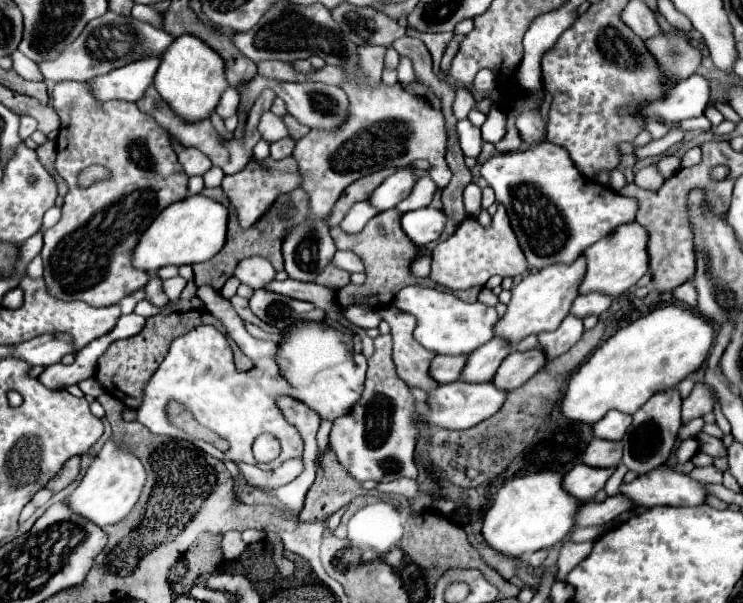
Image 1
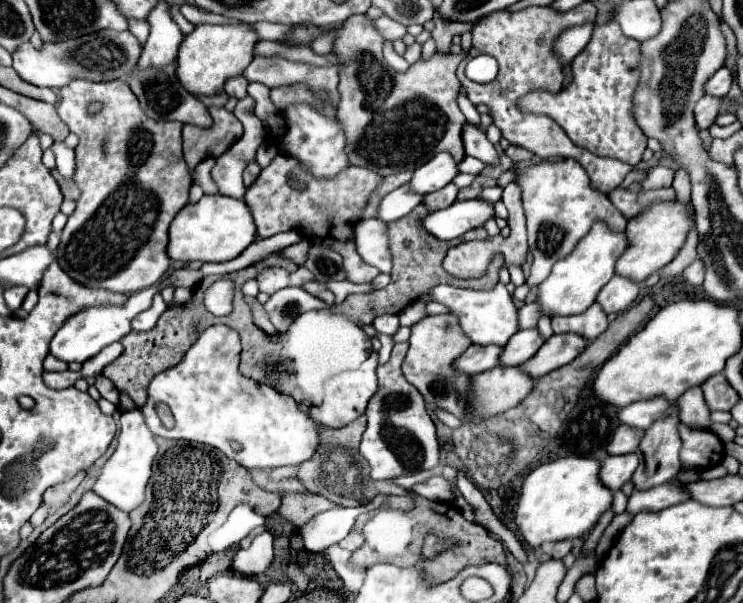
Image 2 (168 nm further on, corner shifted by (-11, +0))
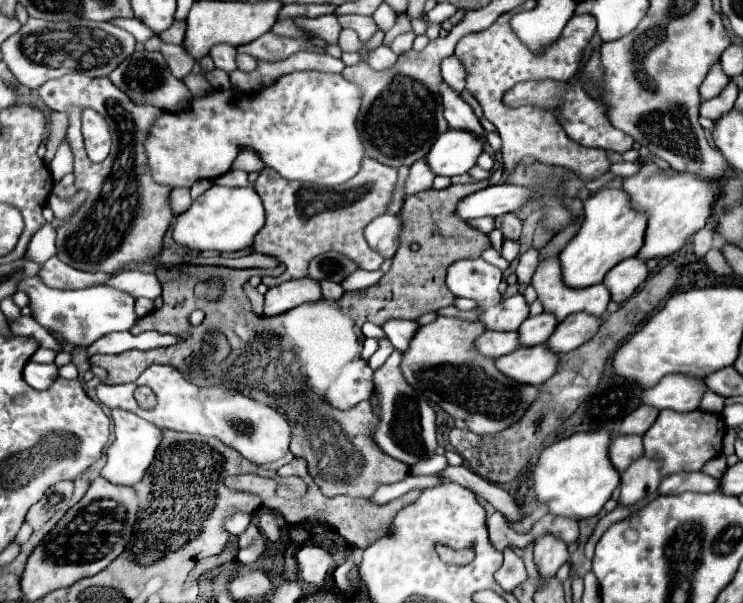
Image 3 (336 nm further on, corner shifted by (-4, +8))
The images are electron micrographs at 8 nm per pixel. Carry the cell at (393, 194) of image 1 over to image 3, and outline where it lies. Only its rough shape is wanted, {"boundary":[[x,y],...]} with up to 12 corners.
{"boundary":[[448,130],[426,162],[436,176],[468,172],[482,140]]}

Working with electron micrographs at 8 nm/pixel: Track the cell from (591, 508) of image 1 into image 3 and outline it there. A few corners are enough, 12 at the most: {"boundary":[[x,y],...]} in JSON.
{"boundary":[[702,472],[664,476],[658,494],[716,492],[720,480]]}

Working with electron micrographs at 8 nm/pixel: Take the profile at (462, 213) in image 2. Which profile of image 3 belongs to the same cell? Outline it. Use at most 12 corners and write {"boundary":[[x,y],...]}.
{"boundary":[[498,184],[464,196],[456,216],[474,220],[518,212],[534,194]]}

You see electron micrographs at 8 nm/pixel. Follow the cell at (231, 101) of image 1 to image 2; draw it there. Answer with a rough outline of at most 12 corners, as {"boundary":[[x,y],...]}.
{"boundary":[[227,78],[225,92],[235,98],[247,96],[247,78]]}

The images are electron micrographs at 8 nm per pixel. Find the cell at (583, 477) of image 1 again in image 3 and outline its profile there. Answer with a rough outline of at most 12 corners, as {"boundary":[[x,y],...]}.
{"boundary":[[618,436],[608,456],[624,472],[642,452],[642,436]]}

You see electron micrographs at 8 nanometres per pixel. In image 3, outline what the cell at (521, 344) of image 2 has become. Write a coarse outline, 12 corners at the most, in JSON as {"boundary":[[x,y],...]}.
{"boundary":[[550,314],[526,318],[518,328],[520,346],[544,344],[556,328]]}

